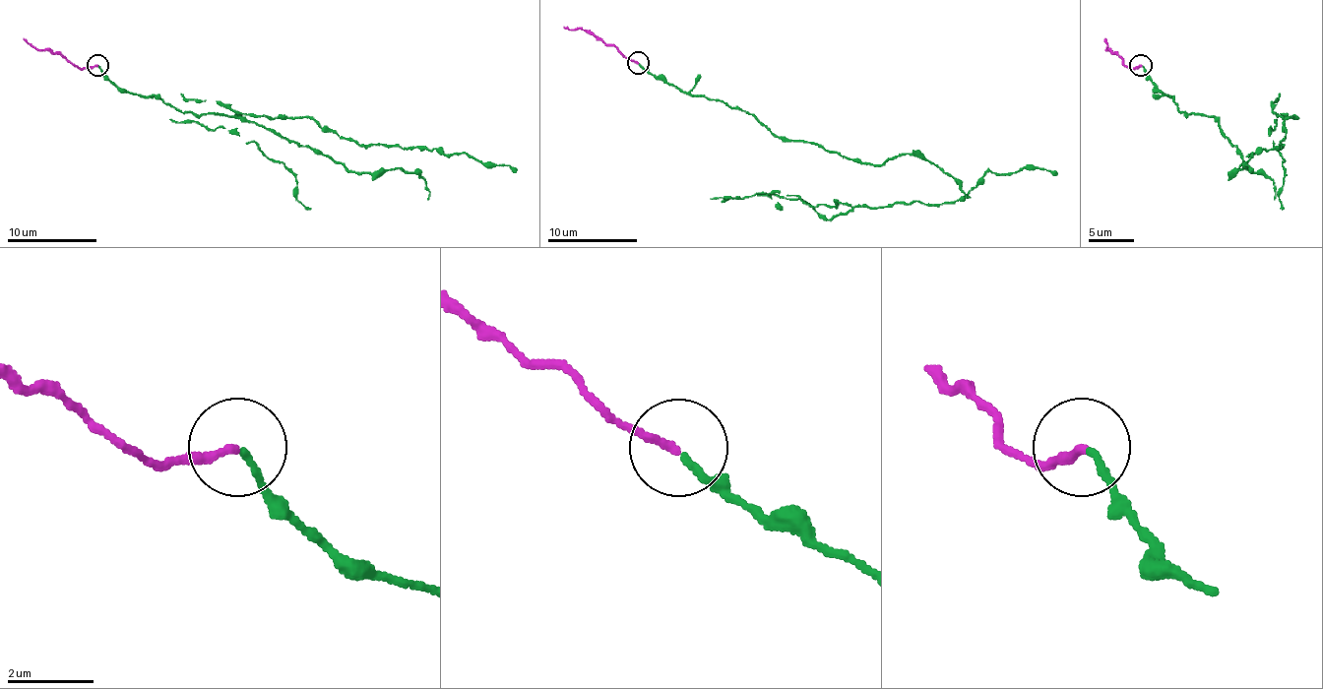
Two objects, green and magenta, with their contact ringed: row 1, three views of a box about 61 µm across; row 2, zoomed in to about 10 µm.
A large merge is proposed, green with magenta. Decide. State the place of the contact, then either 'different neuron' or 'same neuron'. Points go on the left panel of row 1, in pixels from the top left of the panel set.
place (97, 65); different neuron

